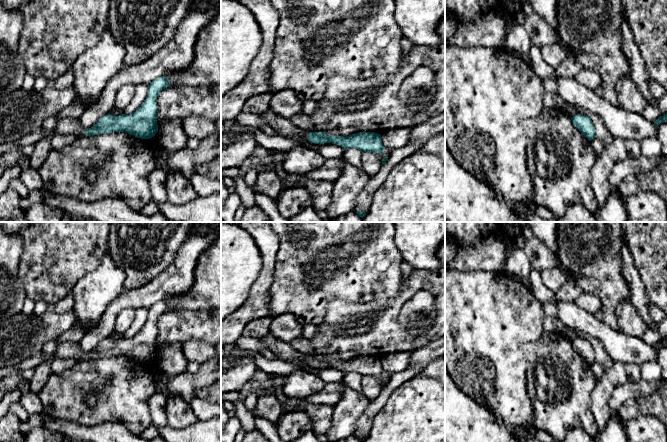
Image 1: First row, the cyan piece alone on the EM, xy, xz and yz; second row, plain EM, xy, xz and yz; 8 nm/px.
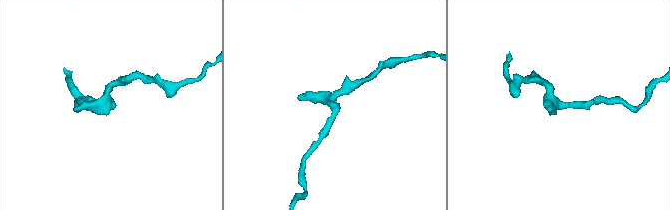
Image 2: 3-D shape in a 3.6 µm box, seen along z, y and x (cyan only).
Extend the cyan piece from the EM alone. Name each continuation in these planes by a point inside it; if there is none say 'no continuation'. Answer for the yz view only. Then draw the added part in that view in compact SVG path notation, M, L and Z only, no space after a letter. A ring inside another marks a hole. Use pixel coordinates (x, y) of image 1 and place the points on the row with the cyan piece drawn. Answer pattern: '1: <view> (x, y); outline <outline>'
no continuation

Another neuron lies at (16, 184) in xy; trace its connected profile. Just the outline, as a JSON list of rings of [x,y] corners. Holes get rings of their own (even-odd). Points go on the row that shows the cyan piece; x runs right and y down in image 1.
[[[19,177],[14,178],[9,182],[8,188],[13,189],[21,198],[27,197],[30,192]]]

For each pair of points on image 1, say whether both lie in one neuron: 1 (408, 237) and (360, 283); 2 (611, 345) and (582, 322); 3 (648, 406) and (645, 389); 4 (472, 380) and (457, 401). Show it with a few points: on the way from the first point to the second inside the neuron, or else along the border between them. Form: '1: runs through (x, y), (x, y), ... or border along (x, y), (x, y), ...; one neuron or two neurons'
1: border along (394, 232), (394, 245), (403, 260); two neurons
2: runs through (604, 338), (589, 324); one neuron
3: border along (656, 387), (649, 395), (640, 396), (633, 401); two neurons
4: border along (455, 383), (467, 395), (482, 405); two neurons

